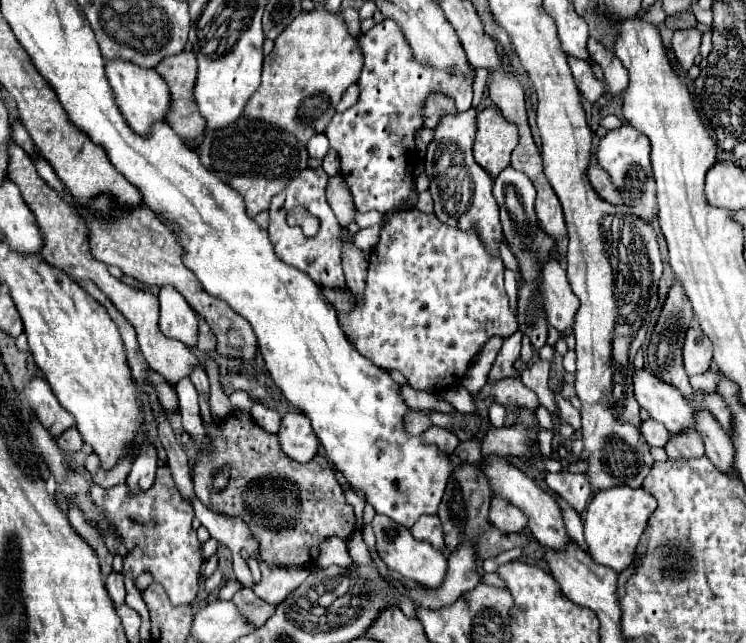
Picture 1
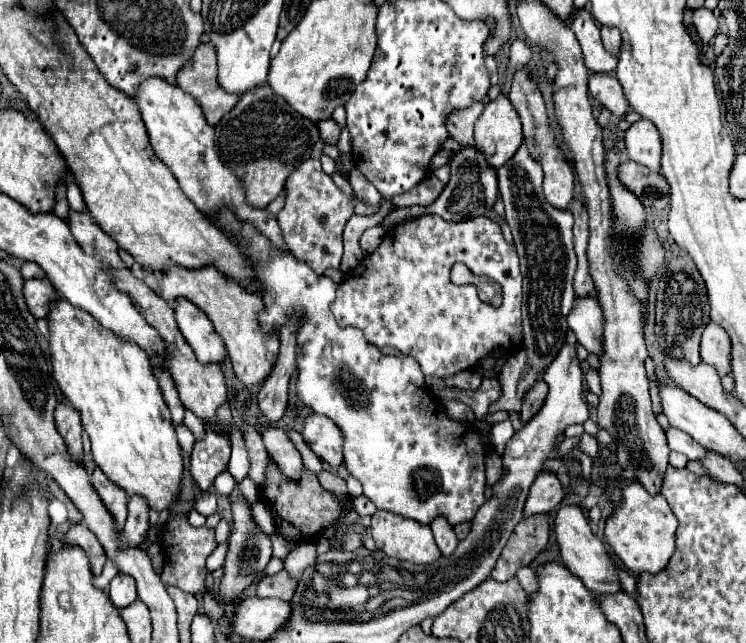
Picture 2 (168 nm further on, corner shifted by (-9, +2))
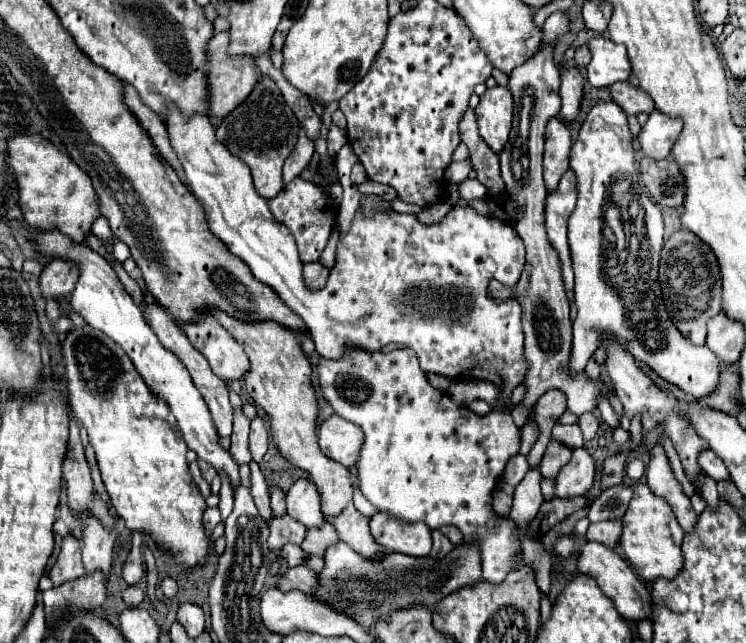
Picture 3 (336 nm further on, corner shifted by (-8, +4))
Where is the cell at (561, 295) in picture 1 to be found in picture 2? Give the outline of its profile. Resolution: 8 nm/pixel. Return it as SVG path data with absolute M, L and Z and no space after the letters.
M593 296L577 298L567 322L577 336L577 342L599 356L599 332L603 332L599 302Z

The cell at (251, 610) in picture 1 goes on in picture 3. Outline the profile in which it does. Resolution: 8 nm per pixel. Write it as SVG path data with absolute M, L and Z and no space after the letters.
M308 566L288 568L282 576L278 576L278 588L284 592L302 590L302 592L316 592L318 590L318 574Z

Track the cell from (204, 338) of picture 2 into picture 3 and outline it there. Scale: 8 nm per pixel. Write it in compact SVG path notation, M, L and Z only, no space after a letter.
M204 314L194 324L184 324L184 334L190 344L204 354L214 374L218 374L224 382L244 378L250 370L250 362L242 346L216 322L212 314Z

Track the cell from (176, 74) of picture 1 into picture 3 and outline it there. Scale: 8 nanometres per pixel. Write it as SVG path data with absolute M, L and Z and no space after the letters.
M220 32L214 34L214 38L208 42L208 60L210 60L210 112L218 118L228 116L238 104L242 104L254 86L260 80L260 72L250 56L228 56L228 44L230 44L230 34Z

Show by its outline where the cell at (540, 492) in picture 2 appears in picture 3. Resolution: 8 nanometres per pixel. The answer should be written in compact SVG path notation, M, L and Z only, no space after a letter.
M576 448L572 452L570 462L556 478L556 496L558 498L572 498L586 494L596 476L596 462L586 448Z

